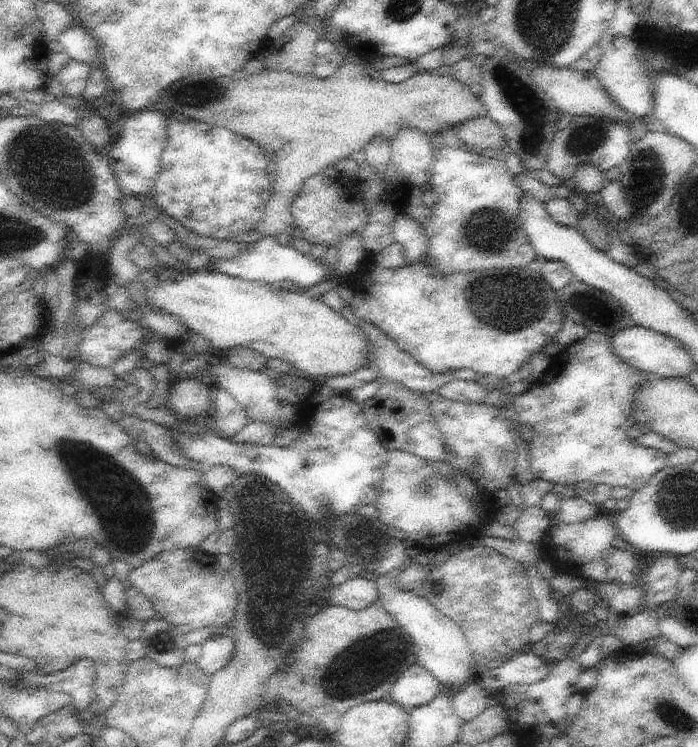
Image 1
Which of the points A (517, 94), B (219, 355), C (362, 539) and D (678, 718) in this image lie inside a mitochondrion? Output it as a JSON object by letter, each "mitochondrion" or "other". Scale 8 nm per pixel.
{"A":"mitochondrion","B":"other","C":"mitochondrion","D":"mitochondrion"}

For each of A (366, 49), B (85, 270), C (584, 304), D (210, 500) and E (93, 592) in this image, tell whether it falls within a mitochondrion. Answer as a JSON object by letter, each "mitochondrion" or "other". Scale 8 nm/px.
{"A":"other","B":"other","C":"mitochondrion","D":"other","E":"other"}

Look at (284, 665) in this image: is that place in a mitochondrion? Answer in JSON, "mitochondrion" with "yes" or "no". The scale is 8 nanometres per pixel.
{"mitochondrion":"no"}

